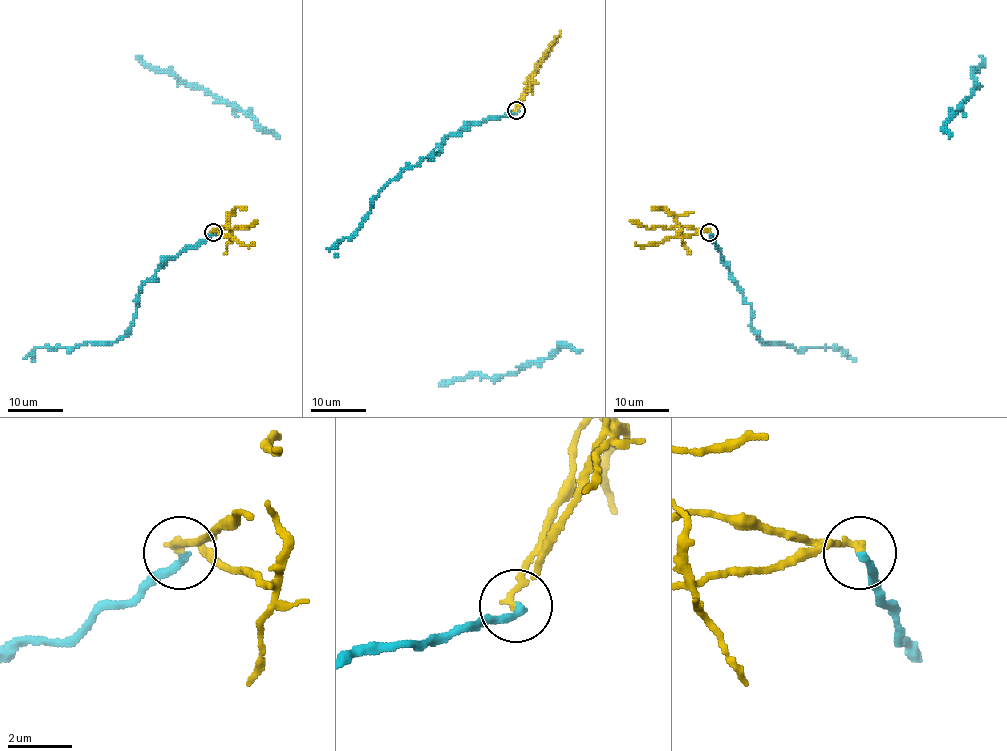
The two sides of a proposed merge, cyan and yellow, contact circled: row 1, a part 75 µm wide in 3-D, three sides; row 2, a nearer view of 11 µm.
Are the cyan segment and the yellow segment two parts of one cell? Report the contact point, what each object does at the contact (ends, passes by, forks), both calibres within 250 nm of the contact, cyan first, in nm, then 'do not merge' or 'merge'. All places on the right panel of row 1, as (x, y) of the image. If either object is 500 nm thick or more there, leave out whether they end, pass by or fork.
place (709, 232); cyan ends; yellow ends; calibres 240 and 240 nm; do not merge

